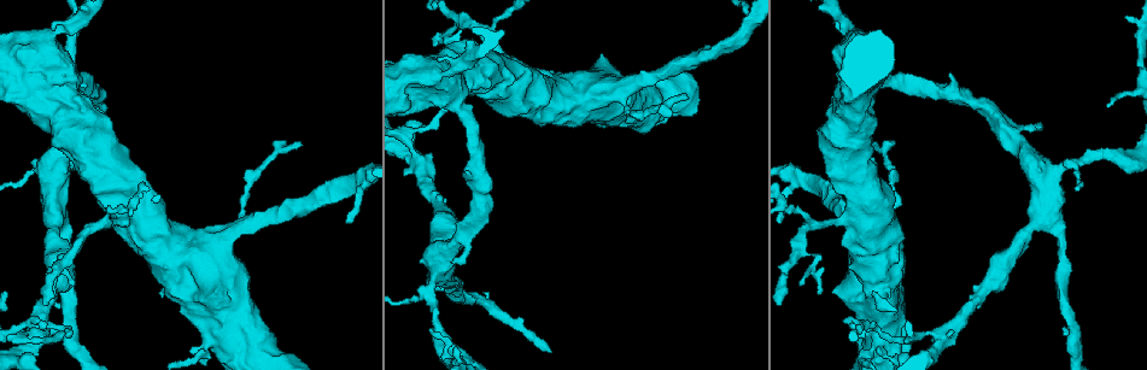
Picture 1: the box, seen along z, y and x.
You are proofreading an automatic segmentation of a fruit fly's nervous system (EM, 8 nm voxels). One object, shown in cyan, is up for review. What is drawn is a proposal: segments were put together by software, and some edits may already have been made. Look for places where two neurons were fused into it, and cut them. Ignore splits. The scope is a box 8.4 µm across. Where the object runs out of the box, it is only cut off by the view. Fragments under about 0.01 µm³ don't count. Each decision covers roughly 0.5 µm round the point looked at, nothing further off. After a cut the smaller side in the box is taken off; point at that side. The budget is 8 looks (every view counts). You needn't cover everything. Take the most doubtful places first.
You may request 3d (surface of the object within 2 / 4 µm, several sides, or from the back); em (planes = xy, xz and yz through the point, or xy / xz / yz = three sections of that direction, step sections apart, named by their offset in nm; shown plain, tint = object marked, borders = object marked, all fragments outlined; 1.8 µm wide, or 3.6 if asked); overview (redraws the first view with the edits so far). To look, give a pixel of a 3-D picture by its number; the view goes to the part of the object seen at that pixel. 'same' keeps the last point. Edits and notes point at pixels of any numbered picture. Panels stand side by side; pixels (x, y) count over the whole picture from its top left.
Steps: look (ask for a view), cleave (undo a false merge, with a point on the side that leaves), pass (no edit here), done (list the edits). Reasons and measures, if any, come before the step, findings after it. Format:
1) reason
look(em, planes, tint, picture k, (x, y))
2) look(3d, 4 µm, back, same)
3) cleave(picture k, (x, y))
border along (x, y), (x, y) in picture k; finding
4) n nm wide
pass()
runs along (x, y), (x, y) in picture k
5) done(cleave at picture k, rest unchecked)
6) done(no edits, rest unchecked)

closes a loop
look(em, 3.6 µm, planes, tint, picture 1, (602, 92))

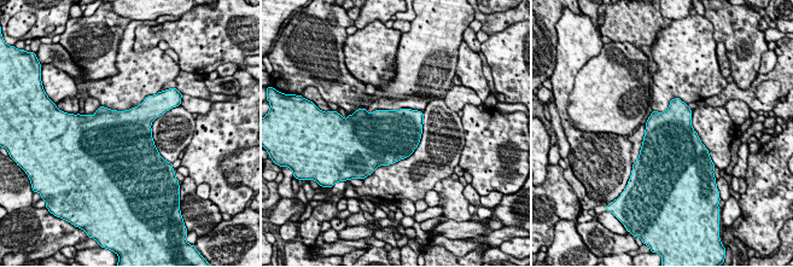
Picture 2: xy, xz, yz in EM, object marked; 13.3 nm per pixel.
750 nm wide
pass()
continuous, no second neuron

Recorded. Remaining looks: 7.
sudden change in width
look(em, 3.6 µm, xz, step 8, tint, picture 1, (206, 344))

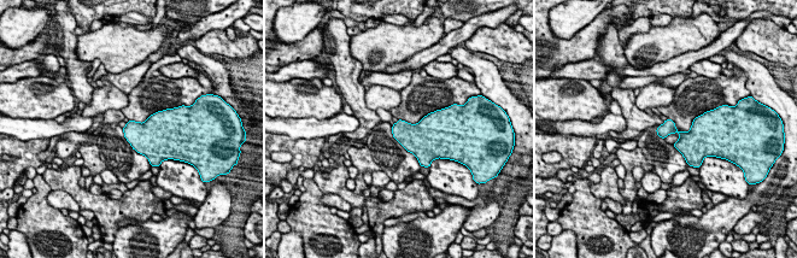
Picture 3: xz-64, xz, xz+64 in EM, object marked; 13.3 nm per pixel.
look(em, 3.6 µm, planes, tint, same)

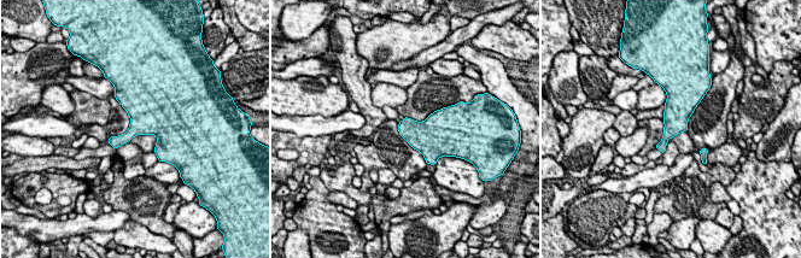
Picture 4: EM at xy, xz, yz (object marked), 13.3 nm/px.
320 nm wide
pass()
continuous, no second neuron

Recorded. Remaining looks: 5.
a narrow waist
look(em, xy, step 16, plain, picture 1, (53, 234))

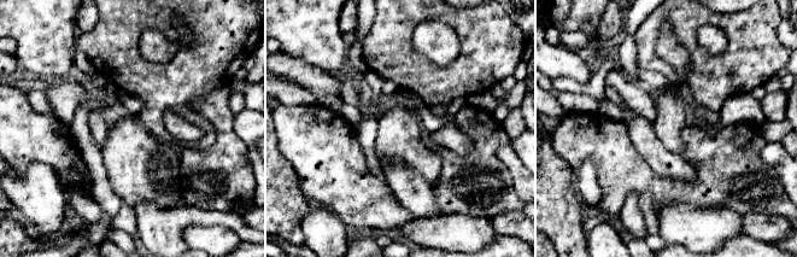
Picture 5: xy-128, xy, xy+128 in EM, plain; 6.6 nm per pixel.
look(em, xy, step 16, tint, same)

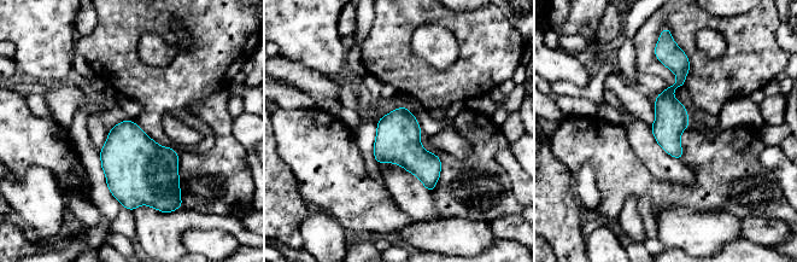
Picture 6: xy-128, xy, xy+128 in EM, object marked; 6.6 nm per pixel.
pass()
runs along (664, 60), (679, 73), (668, 92), (679, 155) in picture 6; all the same neuron

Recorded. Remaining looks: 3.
done(no edits, rest unchecked)

